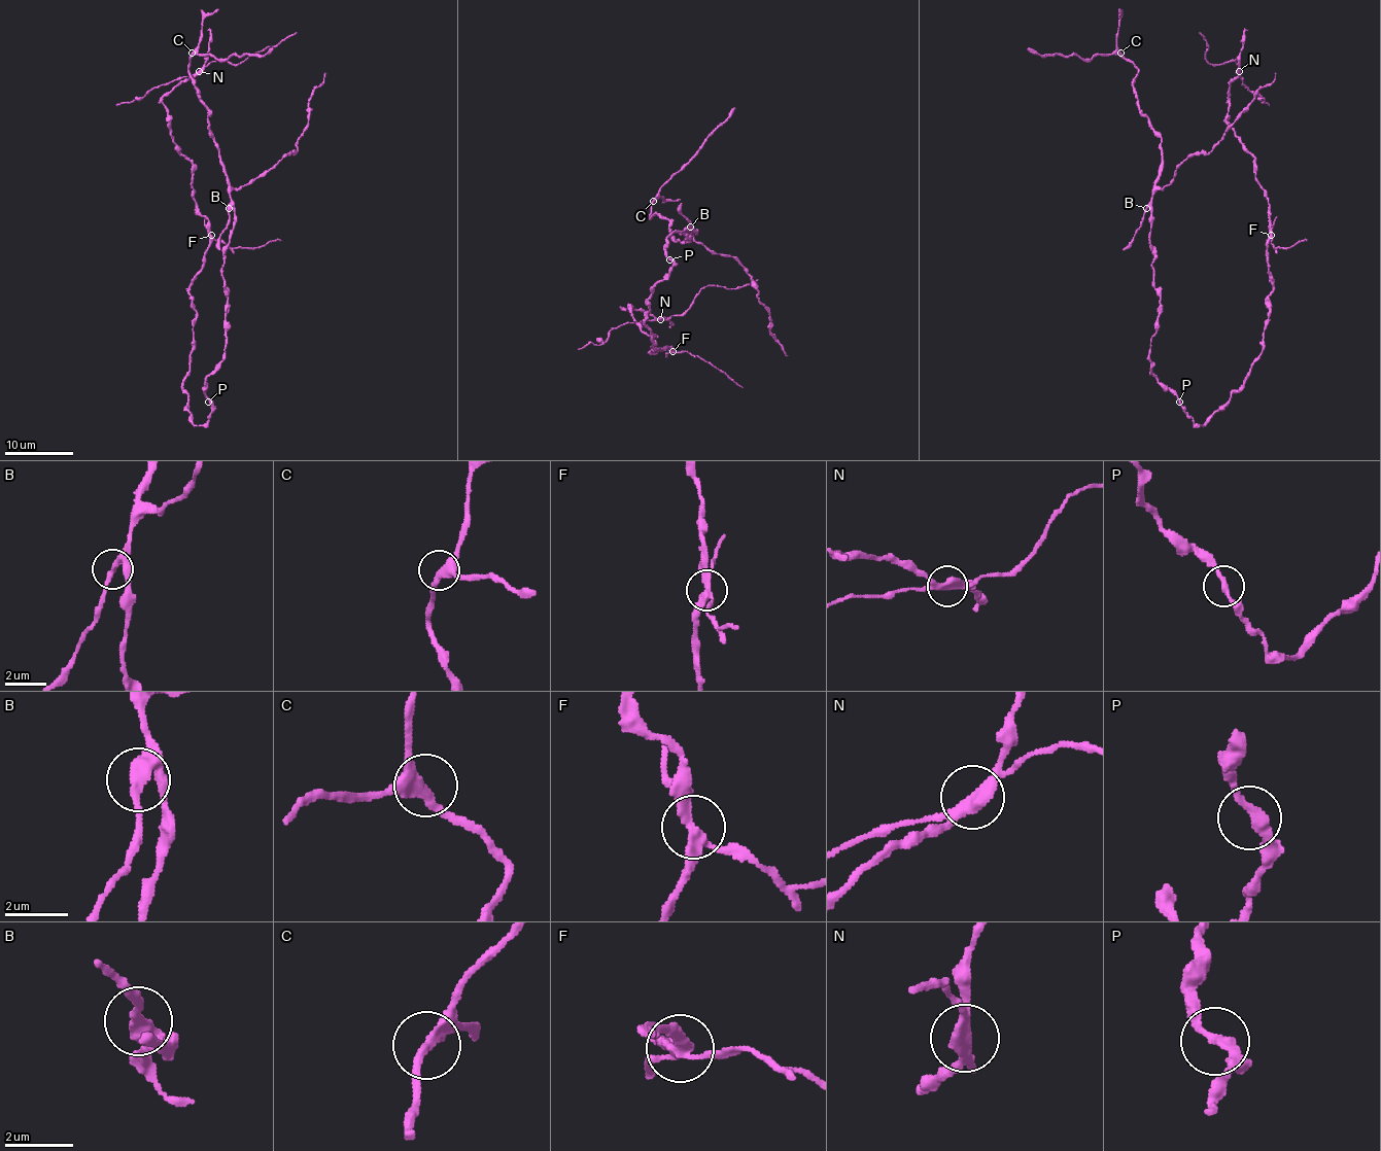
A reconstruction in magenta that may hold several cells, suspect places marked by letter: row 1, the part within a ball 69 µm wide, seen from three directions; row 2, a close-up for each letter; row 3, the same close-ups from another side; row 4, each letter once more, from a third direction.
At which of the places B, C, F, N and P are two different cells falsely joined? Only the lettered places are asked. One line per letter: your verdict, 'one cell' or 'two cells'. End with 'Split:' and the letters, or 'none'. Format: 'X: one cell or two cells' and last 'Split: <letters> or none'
B: two cells
C: one cell
F: two cells
N: two cells
P: one cell
Split: B, F, N

